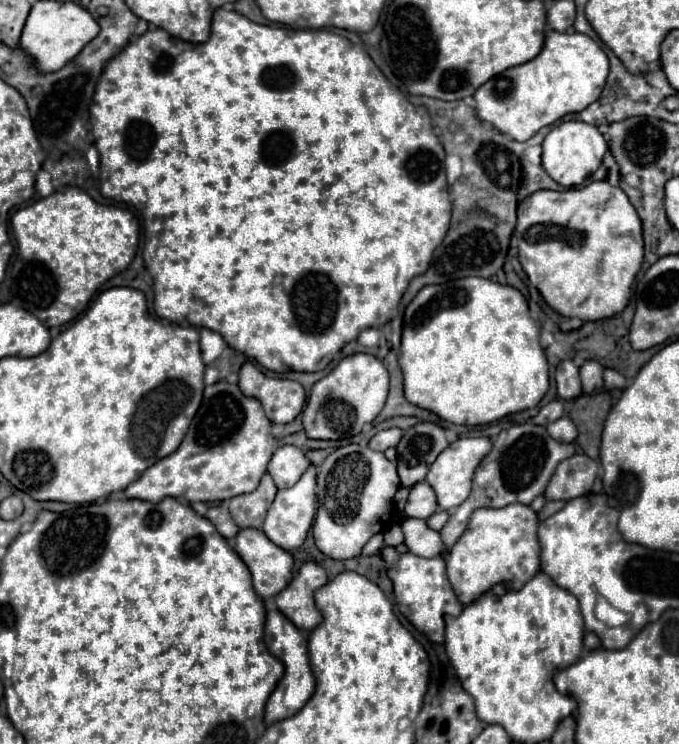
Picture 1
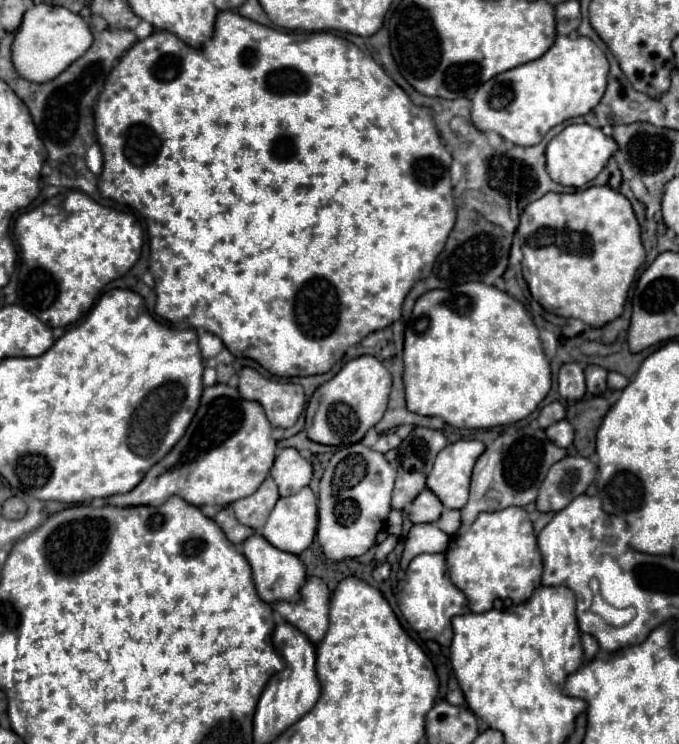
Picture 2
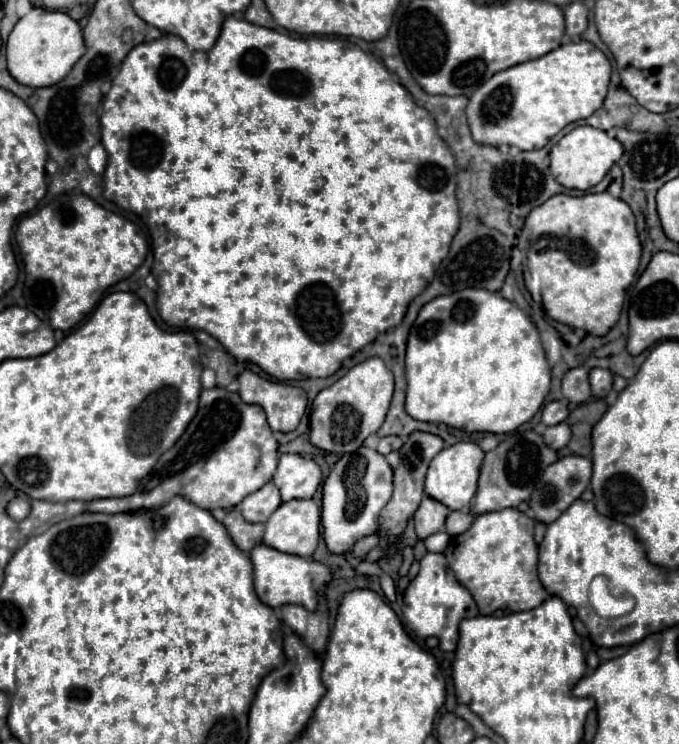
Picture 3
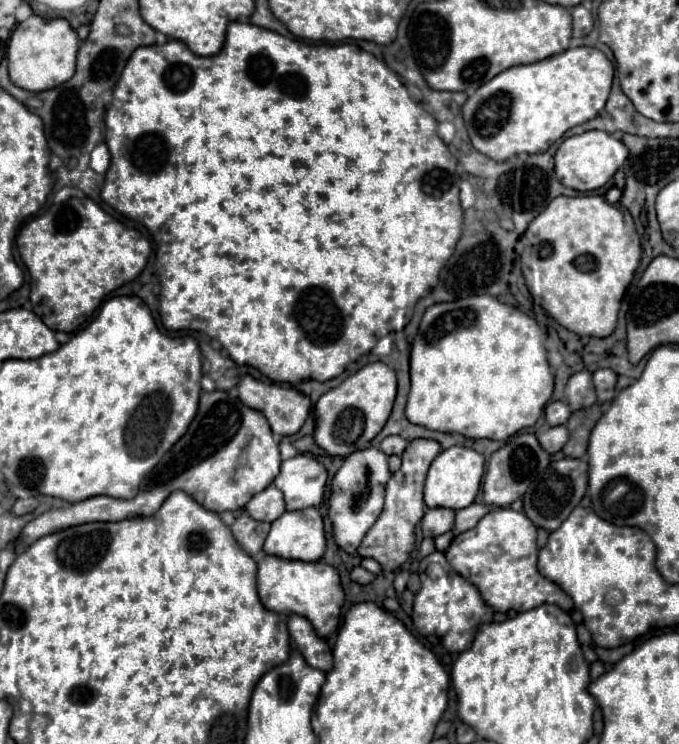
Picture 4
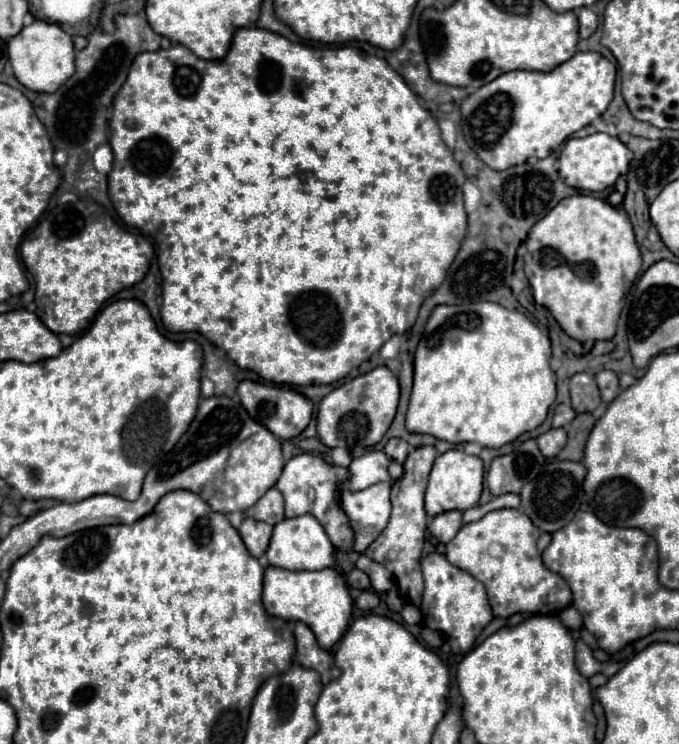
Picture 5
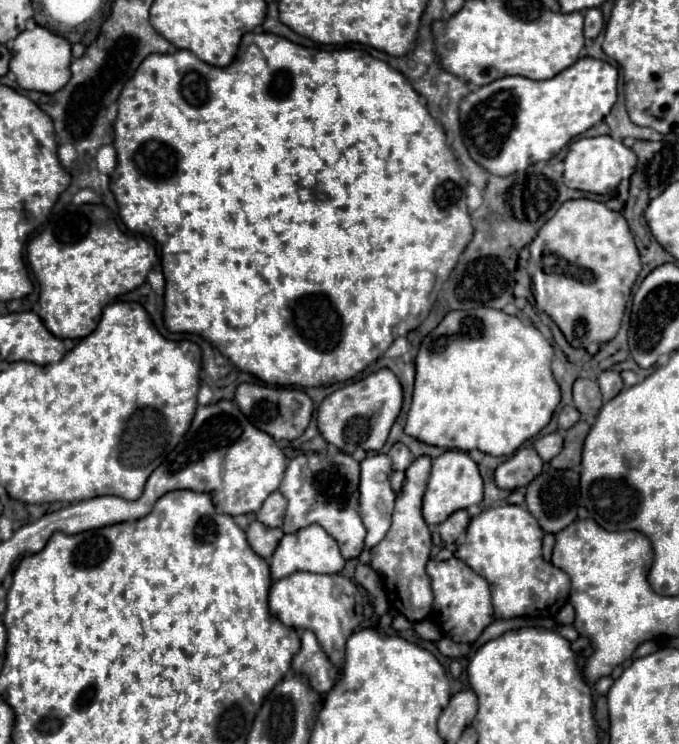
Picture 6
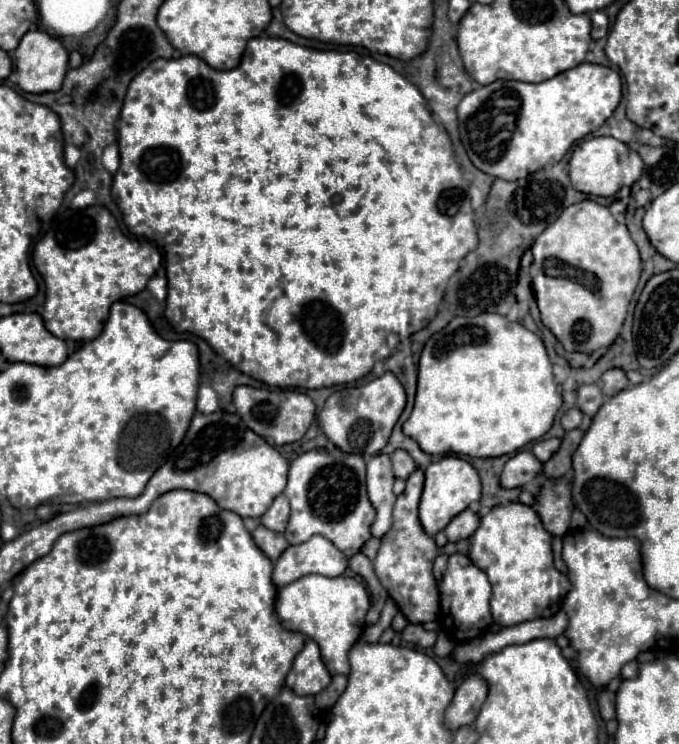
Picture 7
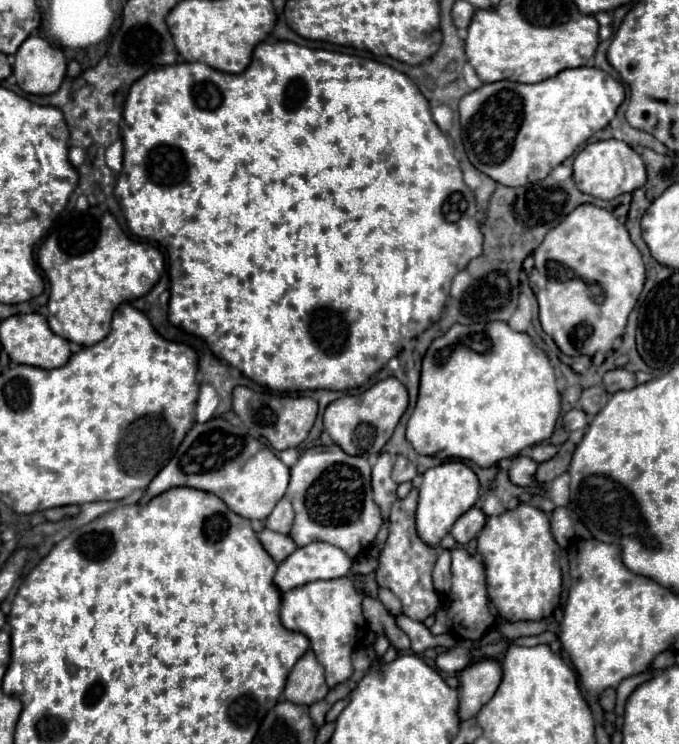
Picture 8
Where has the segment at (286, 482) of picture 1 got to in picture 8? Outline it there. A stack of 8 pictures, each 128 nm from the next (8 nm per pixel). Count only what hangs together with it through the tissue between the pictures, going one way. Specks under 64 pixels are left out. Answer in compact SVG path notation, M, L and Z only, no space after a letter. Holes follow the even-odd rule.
M336 444L306 450L290 468L290 486L286 490L296 512L296 520L290 530L292 540L298 546L328 542L342 548L350 558L364 554L382 526L380 508L372 500L370 472L372 466L366 456L348 456Z

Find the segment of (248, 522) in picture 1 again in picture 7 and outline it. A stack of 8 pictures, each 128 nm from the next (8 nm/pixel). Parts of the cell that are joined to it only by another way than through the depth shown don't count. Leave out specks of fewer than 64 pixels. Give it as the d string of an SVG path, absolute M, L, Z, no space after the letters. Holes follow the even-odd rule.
M280 494L274 500L274 504L268 508L268 512L262 516L262 524L274 532L284 532L288 518L290 518L290 504L288 504L286 496Z

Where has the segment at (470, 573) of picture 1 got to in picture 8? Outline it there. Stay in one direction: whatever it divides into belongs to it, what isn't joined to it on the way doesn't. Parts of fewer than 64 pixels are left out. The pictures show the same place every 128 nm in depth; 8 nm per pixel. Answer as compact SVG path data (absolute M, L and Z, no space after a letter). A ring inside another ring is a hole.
M520 504L514 510L506 510L500 516L490 516L478 536L478 552L484 558L488 594L496 604L500 616L508 622L520 620L542 620L554 612L562 592L562 574L558 564L558 544L550 530L550 516L530 504Z

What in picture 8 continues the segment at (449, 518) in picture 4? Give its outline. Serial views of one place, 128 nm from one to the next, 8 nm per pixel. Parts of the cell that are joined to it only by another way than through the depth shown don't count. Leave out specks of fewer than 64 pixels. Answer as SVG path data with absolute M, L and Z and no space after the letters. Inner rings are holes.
M474 506L464 516L460 516L460 520L456 520L450 534L456 538L458 544L468 544L472 538L478 536L484 524L486 524L486 514L478 506Z

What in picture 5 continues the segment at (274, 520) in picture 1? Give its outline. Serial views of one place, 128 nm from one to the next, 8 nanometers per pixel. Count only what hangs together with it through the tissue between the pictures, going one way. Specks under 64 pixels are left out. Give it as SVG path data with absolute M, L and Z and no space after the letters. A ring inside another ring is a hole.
M314 516L286 518L280 524L276 524L266 558L268 558L270 566L284 568L284 570L324 570L324 568L332 568L336 562L334 546L330 542L326 530Z

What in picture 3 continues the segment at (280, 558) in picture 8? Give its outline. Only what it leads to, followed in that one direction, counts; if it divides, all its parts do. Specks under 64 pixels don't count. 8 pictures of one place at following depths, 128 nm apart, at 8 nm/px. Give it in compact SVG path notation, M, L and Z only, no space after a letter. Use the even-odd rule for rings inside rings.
M230 510L224 518L224 526L228 528L228 534L236 542L236 546L244 552L250 552L254 546L262 544L264 538L264 524L252 524L246 522L244 516L240 516L238 510Z

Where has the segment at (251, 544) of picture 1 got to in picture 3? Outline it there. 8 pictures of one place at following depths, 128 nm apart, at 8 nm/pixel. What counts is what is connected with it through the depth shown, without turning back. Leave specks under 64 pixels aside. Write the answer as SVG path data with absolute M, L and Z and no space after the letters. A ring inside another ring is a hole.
M264 544L256 546L250 552L250 556L254 562L254 588L256 588L258 598L264 604L268 604L272 608L280 608L284 604L298 604L310 612L318 610L318 604L320 604L318 592L324 592L324 588L332 580L332 574L324 564L320 564L312 558L284 554L284 552L278 552L274 548L268 548Z

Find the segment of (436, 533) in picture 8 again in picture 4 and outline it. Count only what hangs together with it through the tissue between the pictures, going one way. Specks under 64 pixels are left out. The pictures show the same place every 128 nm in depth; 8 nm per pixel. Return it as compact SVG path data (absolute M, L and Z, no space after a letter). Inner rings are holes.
M452 446L448 450L442 450L432 462L426 476L426 488L424 488L426 506L450 508L450 510L462 510L470 506L480 490L482 474L484 474L484 456L480 452L464 446Z

